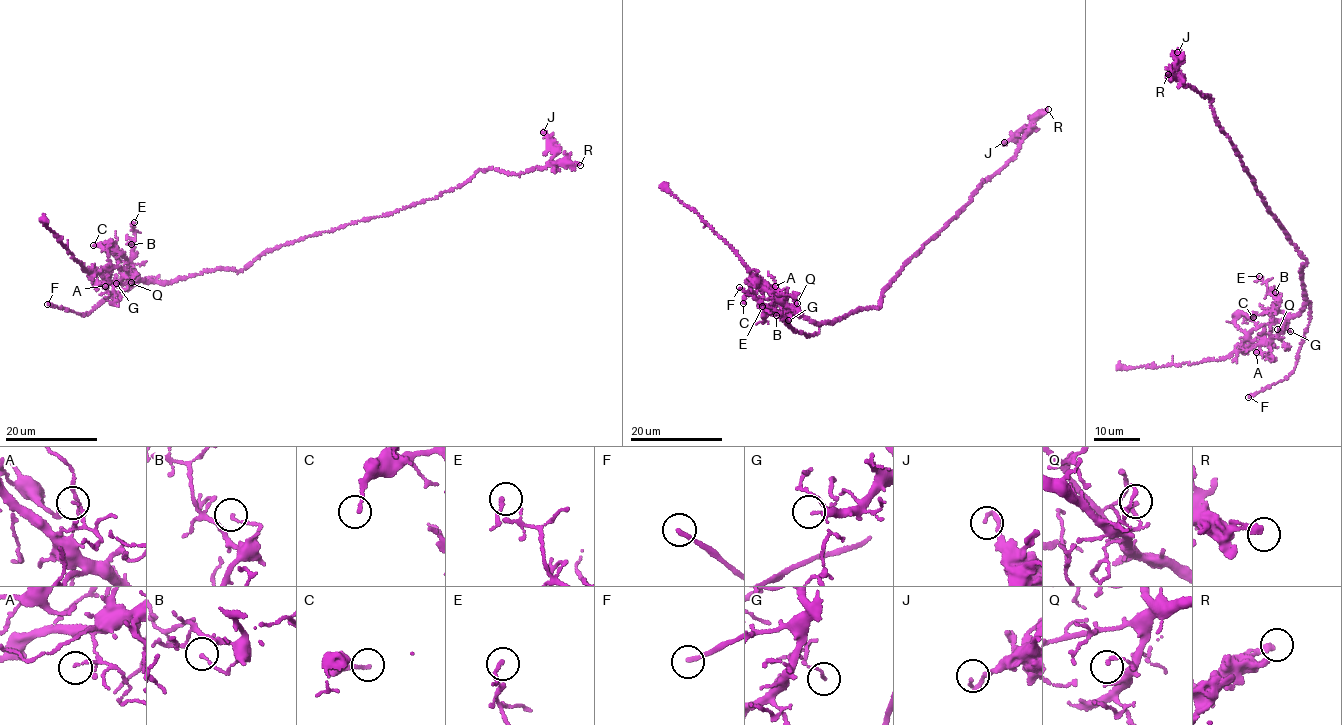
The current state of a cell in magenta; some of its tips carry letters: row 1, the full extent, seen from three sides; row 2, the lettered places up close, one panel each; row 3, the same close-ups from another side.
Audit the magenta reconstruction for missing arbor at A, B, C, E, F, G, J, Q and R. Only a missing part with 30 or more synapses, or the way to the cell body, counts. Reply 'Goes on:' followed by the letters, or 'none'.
Goes on: F

